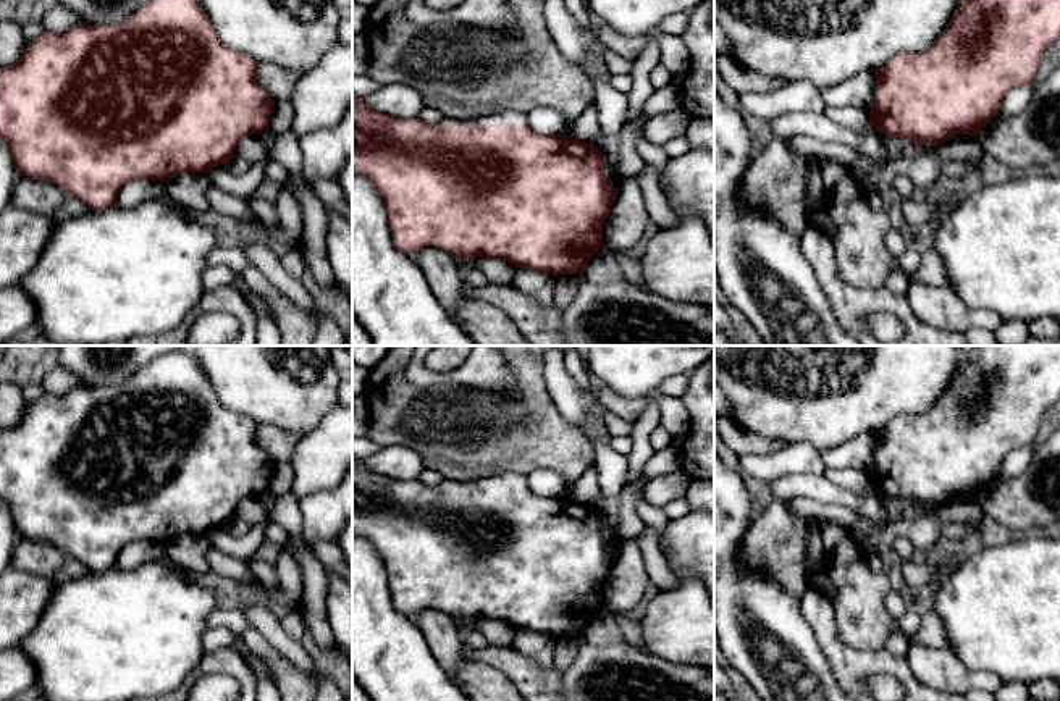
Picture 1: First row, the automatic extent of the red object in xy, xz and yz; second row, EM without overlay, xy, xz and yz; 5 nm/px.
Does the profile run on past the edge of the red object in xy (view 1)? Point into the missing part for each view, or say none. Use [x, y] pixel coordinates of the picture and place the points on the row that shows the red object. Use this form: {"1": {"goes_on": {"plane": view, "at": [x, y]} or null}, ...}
{"1": {"goes_on": null}}

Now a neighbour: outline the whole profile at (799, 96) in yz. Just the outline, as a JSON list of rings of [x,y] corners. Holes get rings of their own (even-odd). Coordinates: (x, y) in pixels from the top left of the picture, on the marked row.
[[[792,81],[784,89],[768,94],[738,94],[737,99],[745,116],[764,121],[793,111],[824,115],[826,108],[821,89],[810,81]]]

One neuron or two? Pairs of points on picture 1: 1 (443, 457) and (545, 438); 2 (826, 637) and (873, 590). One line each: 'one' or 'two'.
1: one
2: two

